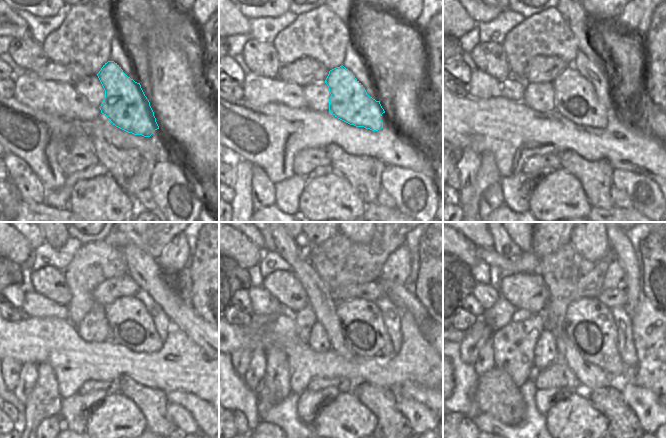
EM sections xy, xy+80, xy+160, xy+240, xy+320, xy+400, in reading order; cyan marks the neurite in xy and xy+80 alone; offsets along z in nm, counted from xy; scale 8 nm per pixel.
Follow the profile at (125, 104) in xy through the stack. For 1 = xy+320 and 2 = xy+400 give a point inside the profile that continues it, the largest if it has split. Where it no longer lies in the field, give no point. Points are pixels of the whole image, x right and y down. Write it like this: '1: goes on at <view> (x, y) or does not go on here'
1: goes on at xy+320 (361, 321)
2: goes on at xy+400 (588, 321)

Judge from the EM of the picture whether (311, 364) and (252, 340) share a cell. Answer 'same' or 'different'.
same

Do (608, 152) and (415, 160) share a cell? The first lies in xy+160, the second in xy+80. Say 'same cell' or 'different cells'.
same cell

